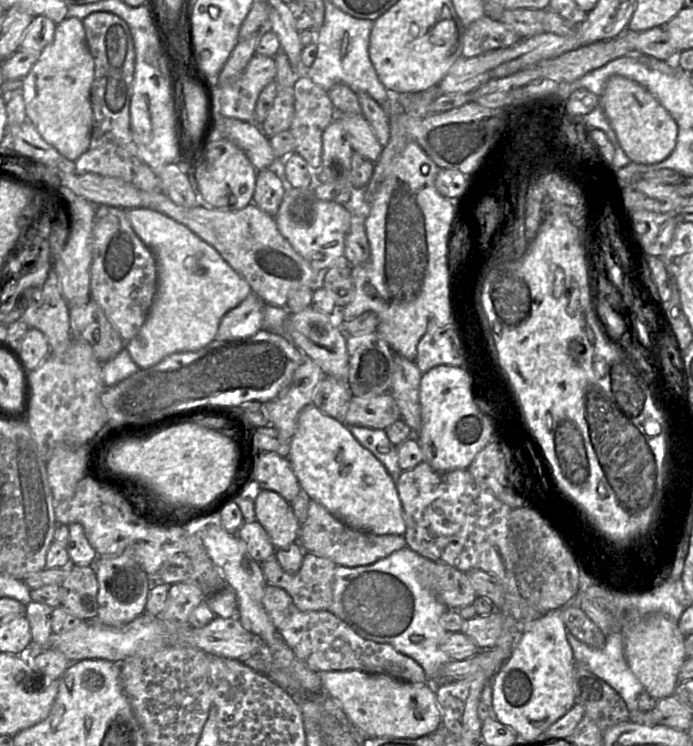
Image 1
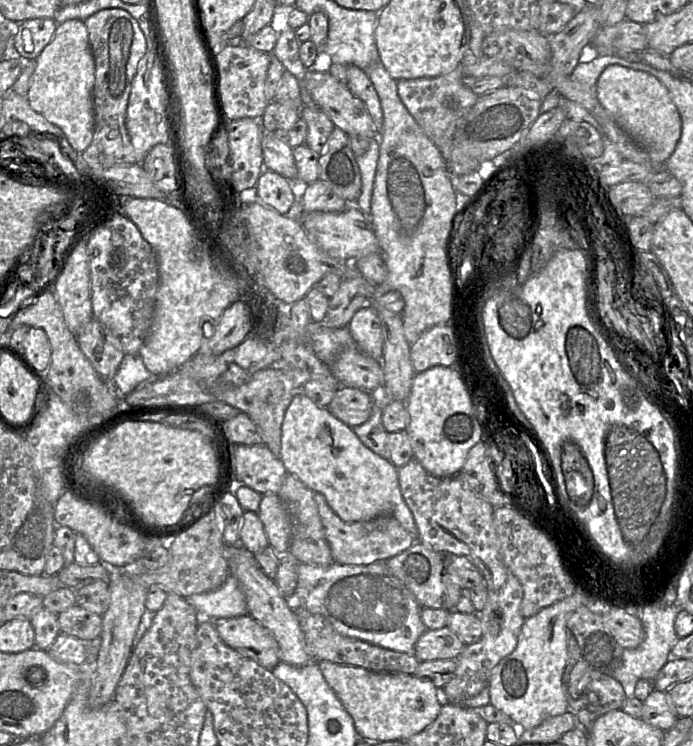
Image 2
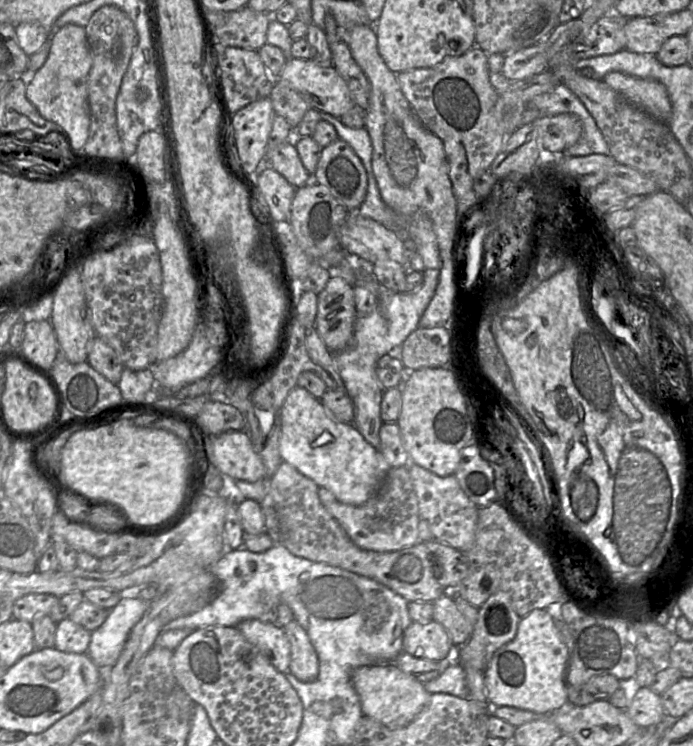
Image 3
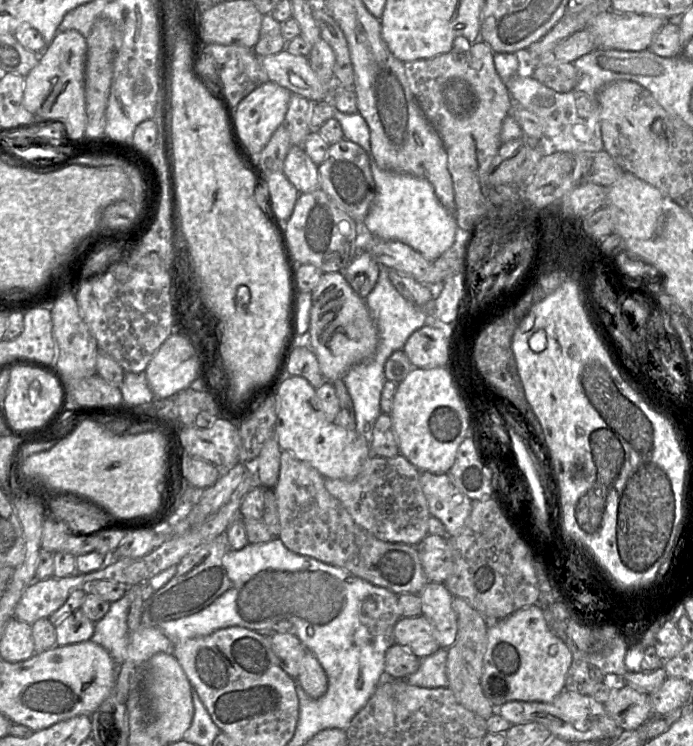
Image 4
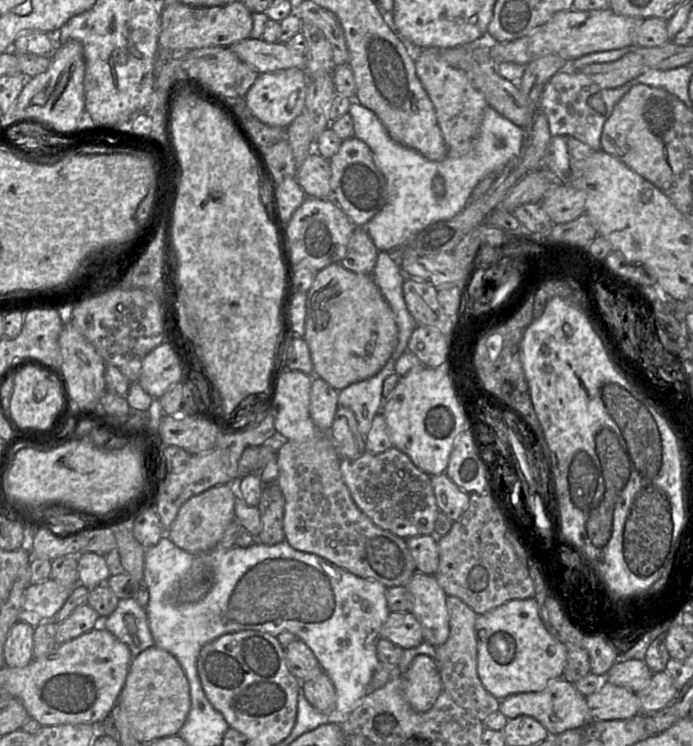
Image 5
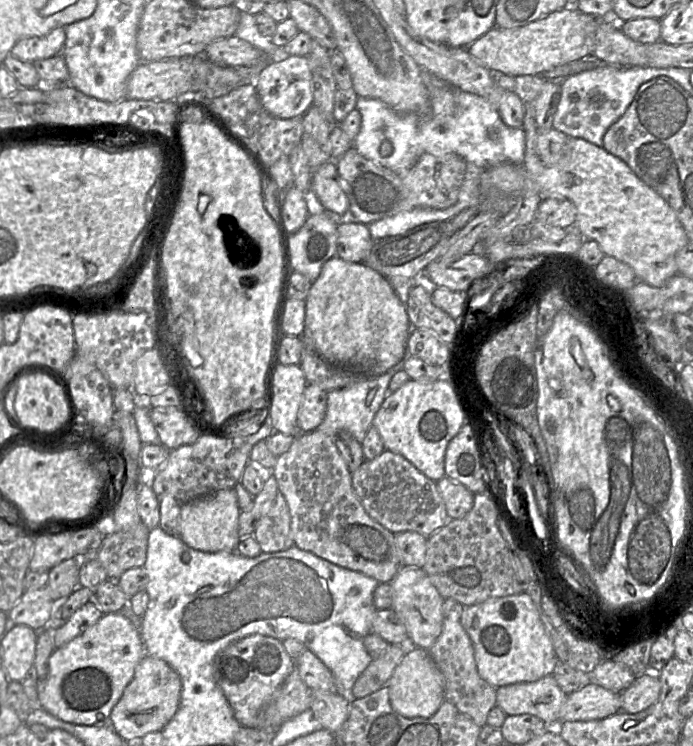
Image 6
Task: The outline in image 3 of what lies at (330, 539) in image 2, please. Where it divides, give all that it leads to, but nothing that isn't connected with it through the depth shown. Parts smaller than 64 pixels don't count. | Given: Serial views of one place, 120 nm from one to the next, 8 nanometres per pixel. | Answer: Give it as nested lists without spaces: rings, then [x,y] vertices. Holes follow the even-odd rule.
[[[408,466],[391,467],[378,492],[360,506],[339,502],[323,487],[319,488],[318,496],[322,505],[339,523],[351,541],[362,550],[392,552],[411,547],[418,542],[420,515]]]

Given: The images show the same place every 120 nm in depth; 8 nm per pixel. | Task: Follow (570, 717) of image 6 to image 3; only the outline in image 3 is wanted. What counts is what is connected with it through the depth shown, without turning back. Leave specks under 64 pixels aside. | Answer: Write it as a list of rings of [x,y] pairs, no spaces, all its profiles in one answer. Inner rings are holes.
[[[649,687],[636,691],[625,713],[639,727],[655,726],[665,717],[660,695]]]

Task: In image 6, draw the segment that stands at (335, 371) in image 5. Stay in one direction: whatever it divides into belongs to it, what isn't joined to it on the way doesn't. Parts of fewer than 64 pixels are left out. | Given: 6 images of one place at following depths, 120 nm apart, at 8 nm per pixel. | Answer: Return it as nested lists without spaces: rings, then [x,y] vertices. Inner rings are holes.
[[[337,255],[323,264],[305,300],[304,330],[301,336],[305,345],[311,345],[331,364],[352,364],[362,374],[376,377],[409,356],[406,342],[410,332],[411,324],[405,304],[398,298],[388,278],[362,262],[348,262]]]

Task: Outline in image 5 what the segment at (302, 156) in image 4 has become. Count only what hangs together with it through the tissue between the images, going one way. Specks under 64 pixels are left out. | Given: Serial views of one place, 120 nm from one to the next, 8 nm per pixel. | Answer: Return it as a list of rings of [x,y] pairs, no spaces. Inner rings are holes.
[[[314,151],[298,165],[295,178],[307,197],[331,197],[329,160]]]

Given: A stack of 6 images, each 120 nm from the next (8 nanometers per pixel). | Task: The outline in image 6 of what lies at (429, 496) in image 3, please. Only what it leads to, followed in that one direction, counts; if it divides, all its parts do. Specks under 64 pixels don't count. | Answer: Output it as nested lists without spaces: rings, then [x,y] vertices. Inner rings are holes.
[[[446,475],[435,482],[445,503],[449,519],[461,518],[471,510],[475,494],[465,485]]]

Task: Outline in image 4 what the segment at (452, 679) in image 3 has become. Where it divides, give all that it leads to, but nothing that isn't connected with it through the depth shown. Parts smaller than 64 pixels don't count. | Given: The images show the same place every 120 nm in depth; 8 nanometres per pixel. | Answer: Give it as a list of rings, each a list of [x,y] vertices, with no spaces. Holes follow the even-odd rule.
[[[440,647],[434,654],[421,659],[417,672],[406,678],[410,685],[422,688],[449,687],[446,674],[447,649]]]

